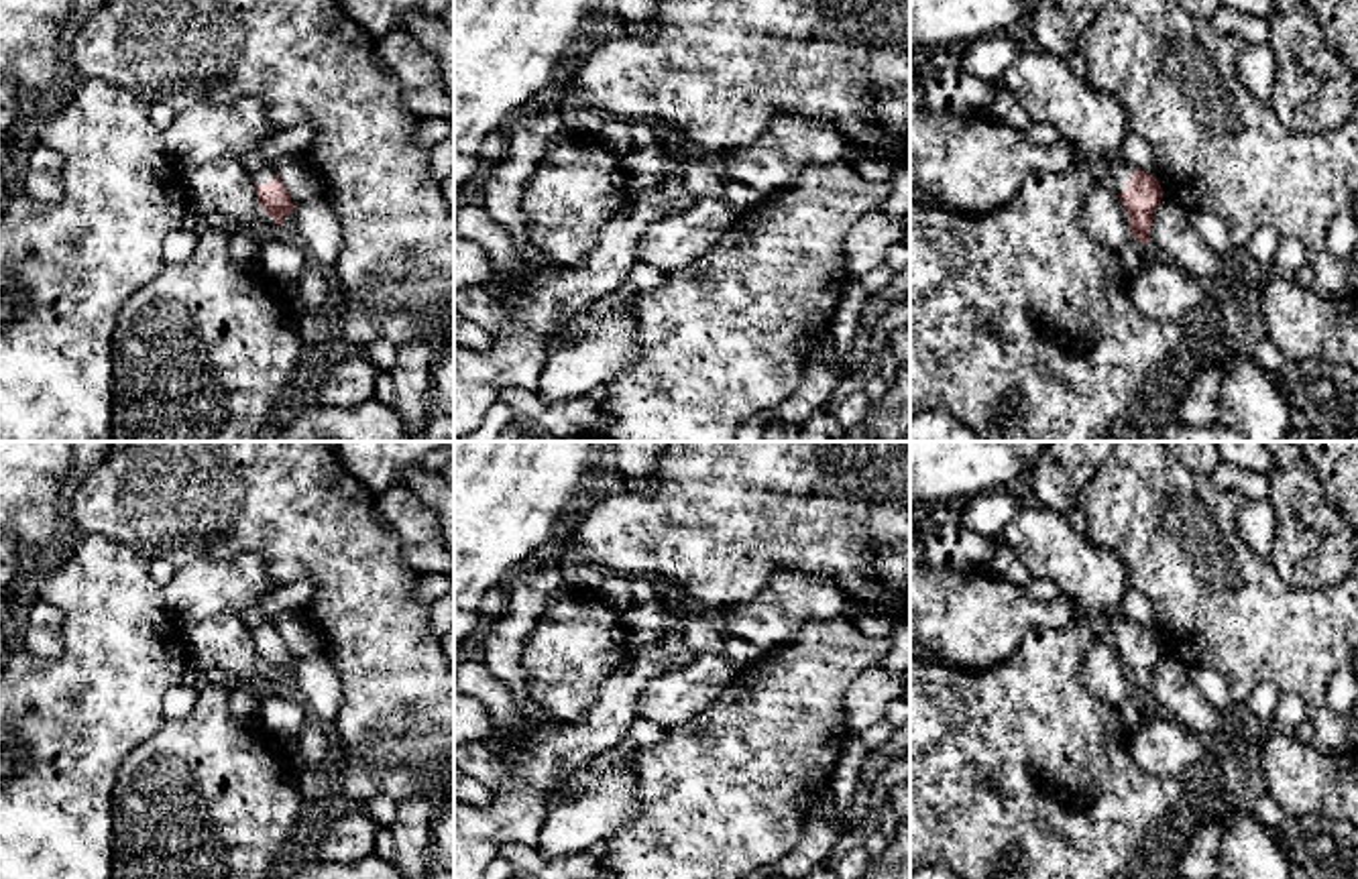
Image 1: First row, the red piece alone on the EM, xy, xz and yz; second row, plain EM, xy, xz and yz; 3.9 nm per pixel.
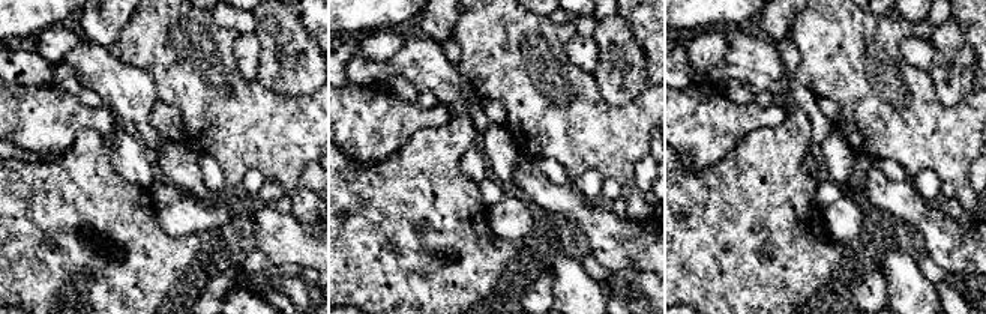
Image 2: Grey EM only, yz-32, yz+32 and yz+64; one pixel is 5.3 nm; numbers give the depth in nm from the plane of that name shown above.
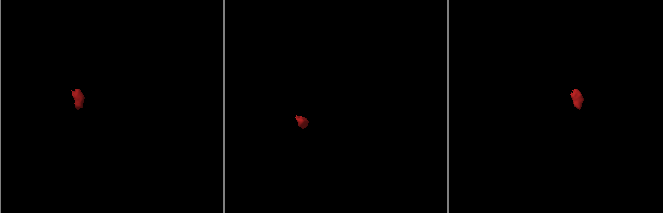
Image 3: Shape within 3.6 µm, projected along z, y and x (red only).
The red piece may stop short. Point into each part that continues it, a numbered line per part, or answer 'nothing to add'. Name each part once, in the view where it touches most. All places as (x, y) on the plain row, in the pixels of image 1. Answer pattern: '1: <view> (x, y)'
1: yz (1094, 580)

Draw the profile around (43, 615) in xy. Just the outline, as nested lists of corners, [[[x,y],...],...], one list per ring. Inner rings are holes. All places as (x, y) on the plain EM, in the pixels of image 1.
[[[39,598],[31,600],[31,625],[33,627],[61,633],[63,623],[65,623],[65,614],[57,606],[53,606],[45,600],[39,600]]]

